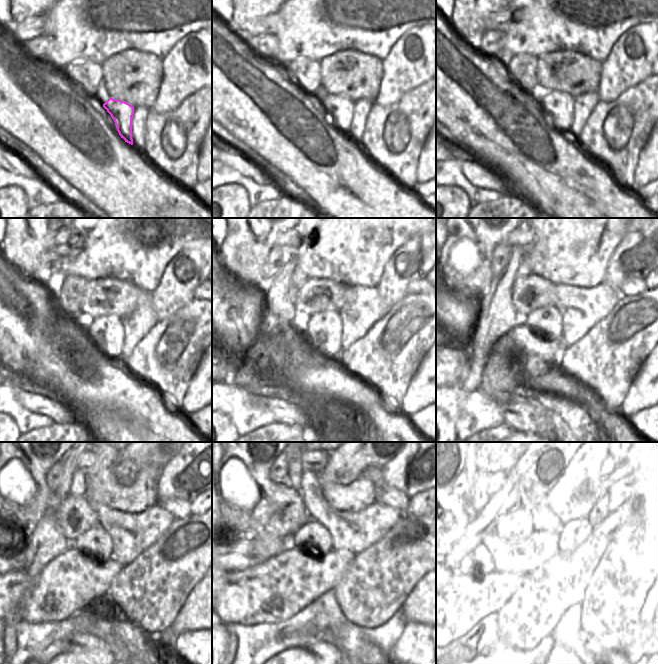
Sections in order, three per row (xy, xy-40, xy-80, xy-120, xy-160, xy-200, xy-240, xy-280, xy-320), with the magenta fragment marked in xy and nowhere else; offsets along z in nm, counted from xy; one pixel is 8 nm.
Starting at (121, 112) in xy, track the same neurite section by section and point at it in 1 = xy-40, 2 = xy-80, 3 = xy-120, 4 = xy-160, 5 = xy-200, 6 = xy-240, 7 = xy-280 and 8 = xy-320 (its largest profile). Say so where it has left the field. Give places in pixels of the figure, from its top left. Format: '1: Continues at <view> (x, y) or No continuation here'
1: Continues at xy-40 (340, 109)
2: Continues at xy-80 (560, 106)
3: Continues at xy-120 (108, 331)
4: Continues at xy-160 (324, 328)
5: Continues at xy-200 (546, 322)
6: Continues at xy-240 (95, 544)
7: Continues at xy-280 (314, 541)
8: Continues at xy-320 (534, 549)

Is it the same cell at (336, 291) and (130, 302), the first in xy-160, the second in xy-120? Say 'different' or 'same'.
same

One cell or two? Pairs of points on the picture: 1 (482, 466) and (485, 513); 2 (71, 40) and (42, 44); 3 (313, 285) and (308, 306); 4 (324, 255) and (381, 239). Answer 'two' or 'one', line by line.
1: one
2: two
3: one
4: one

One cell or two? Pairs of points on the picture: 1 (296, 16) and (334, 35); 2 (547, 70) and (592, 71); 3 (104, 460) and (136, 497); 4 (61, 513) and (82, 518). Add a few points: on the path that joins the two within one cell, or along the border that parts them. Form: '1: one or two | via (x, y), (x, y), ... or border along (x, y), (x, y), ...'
1: one | via (305, 16), (320, 21), (325, 26)
2: one | via (557, 75), (559, 73), (581, 73)
3: one | via (104, 472), (104, 476), (124, 496)
4: one | via (66, 515), (77, 516)

